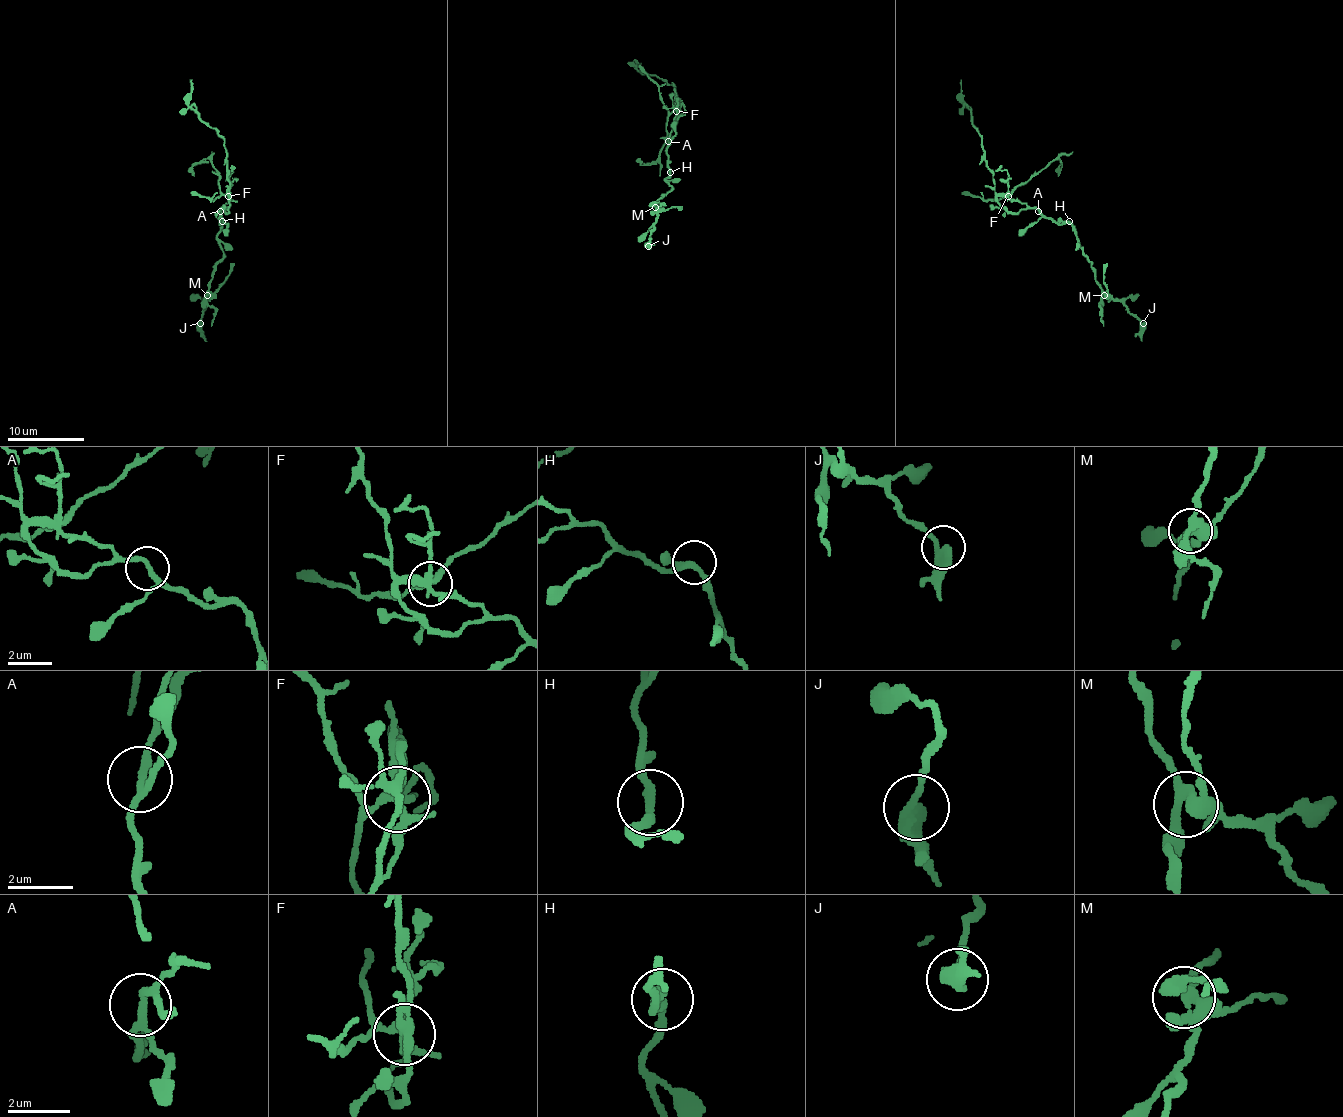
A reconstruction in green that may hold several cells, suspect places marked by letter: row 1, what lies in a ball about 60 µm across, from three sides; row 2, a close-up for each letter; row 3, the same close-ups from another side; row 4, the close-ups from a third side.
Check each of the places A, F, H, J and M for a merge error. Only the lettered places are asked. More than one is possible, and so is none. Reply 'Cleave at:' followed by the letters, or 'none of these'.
Cleave at: F

